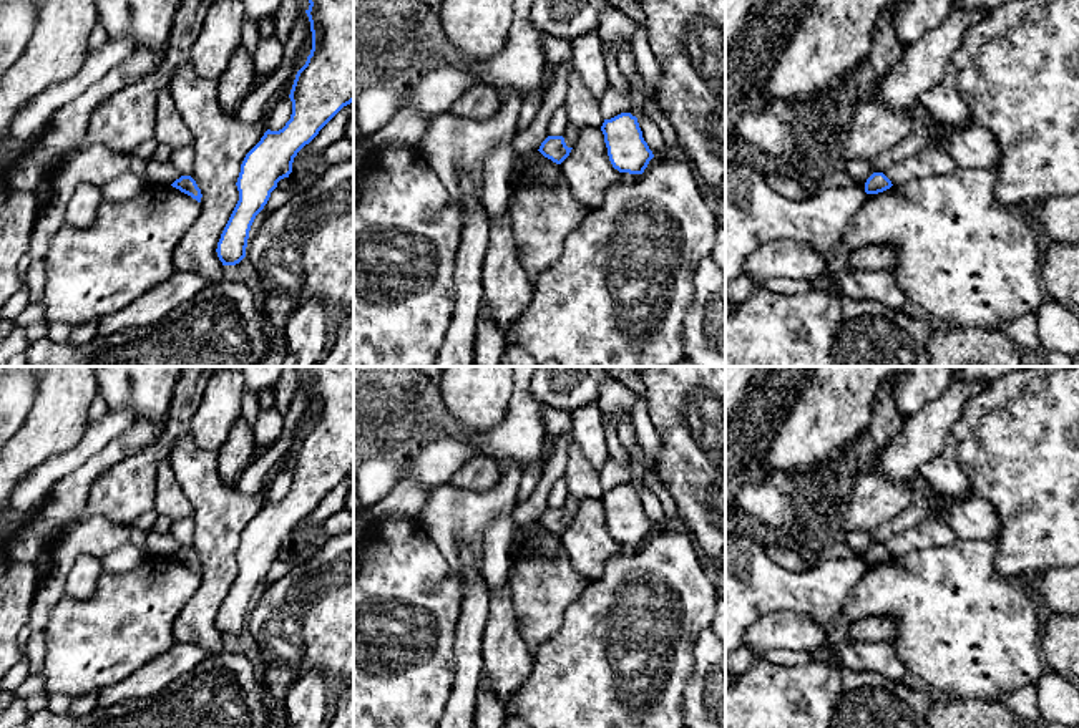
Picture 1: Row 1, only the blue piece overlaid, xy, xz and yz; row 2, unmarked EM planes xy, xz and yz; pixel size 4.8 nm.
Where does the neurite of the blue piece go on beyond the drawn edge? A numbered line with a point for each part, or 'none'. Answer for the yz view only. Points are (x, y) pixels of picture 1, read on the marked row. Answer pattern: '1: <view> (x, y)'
none

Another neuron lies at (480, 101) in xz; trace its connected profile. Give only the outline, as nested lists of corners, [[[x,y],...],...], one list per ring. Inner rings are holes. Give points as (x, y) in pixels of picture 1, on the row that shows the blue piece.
[[[476,83],[465,90],[450,106],[460,121],[481,123],[496,114],[501,106],[501,90],[486,83]]]

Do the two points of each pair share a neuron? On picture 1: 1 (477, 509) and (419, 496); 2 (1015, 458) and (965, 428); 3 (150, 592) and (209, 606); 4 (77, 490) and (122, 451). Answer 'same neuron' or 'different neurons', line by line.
1: different neurons
2: different neurons
3: different neurons
4: same neuron

